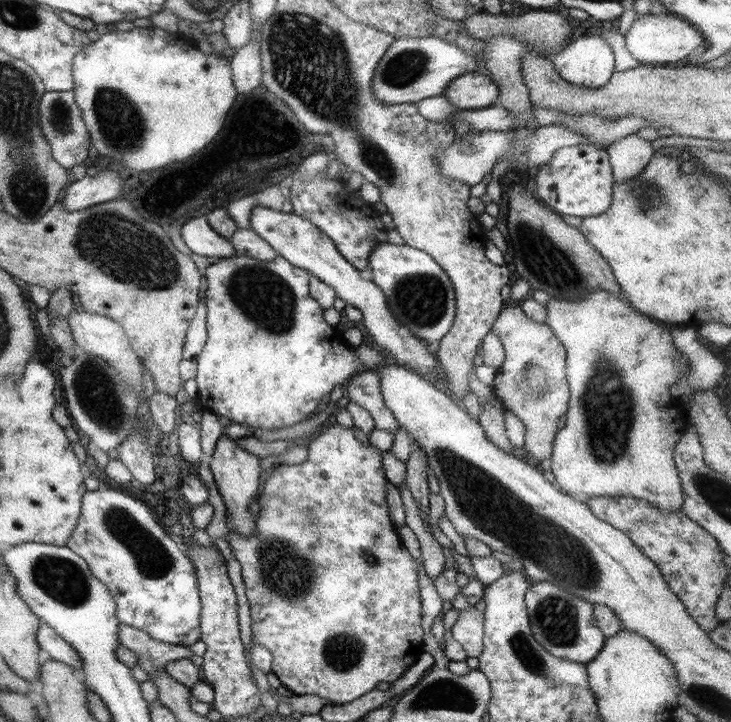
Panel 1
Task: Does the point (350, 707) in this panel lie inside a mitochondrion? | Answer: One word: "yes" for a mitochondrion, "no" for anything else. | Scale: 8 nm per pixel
no

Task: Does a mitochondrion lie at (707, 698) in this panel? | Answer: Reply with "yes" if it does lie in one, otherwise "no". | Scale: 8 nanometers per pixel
yes

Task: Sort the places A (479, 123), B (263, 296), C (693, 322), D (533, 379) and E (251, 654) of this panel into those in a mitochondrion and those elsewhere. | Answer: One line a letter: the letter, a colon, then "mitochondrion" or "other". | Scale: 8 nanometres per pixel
A: other
B: mitochondrion
C: other
D: mitochondrion
E: other

